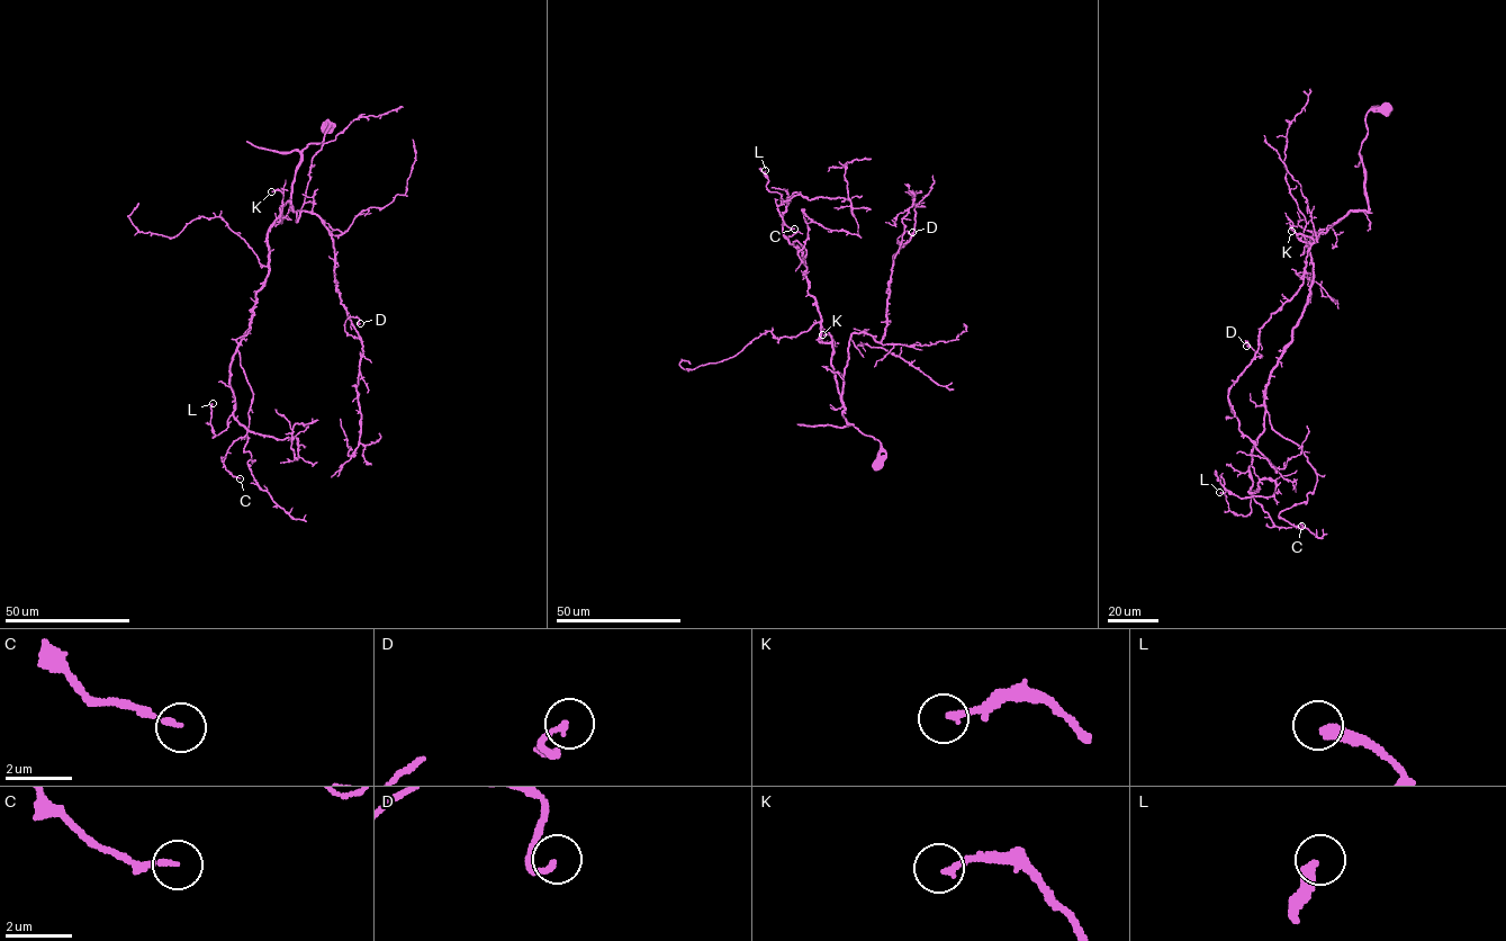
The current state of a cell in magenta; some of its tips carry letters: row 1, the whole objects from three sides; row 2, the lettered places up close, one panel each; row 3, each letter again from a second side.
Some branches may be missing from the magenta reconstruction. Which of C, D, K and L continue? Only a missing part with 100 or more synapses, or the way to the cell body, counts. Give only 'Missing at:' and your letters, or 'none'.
Missing at: none

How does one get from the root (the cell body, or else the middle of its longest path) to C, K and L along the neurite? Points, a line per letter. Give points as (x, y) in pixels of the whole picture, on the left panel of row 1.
C: (328, 128), (267, 233), (231, 365), (246, 432), (223, 464), (240, 478)
K: (328, 128), (335, 124), (322, 141), (303, 151), (292, 209), (288, 200), (279, 209), (282, 193), (271, 191)
L: (328, 128), (267, 233), (235, 409), (213, 437), (213, 403)

